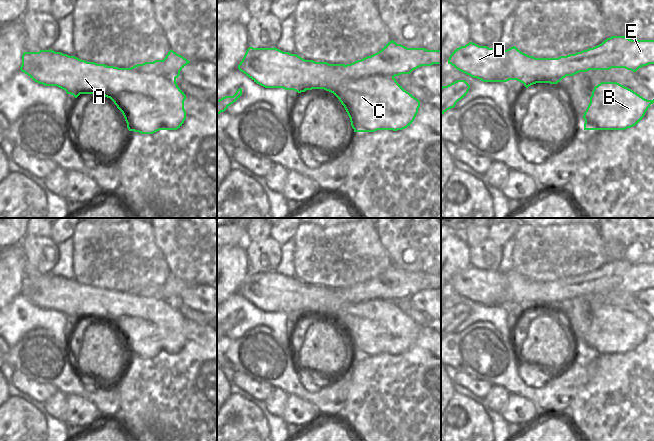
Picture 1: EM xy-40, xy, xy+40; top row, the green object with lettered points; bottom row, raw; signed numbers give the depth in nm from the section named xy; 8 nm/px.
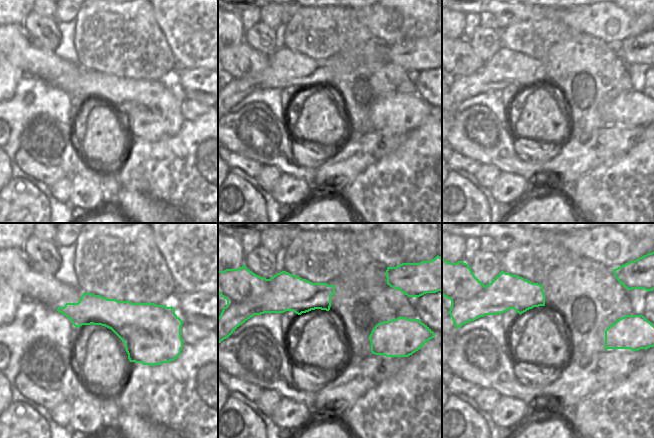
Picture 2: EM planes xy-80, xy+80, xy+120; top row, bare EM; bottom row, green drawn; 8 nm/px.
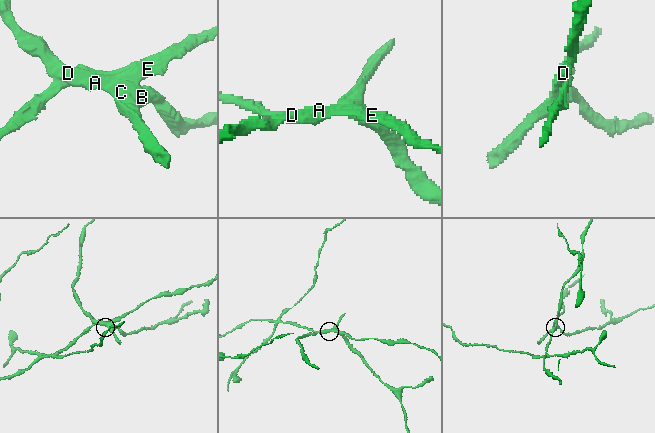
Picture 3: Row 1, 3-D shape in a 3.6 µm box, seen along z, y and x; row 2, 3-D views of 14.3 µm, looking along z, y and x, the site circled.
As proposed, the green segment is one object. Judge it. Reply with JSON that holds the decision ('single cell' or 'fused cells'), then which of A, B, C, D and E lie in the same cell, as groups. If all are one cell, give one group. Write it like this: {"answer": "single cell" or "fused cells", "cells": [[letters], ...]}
{"answer": "fused cells", "cells": [["A", "B", "C", "D"], ["E"]]}

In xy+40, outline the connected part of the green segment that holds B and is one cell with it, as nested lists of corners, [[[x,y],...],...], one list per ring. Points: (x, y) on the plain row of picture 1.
[[[617,306],[594,311],[583,339],[584,354],[625,354],[638,348],[653,324],[647,324]]]

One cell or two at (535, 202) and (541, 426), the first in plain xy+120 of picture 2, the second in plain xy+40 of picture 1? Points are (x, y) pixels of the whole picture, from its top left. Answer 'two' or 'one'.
one

